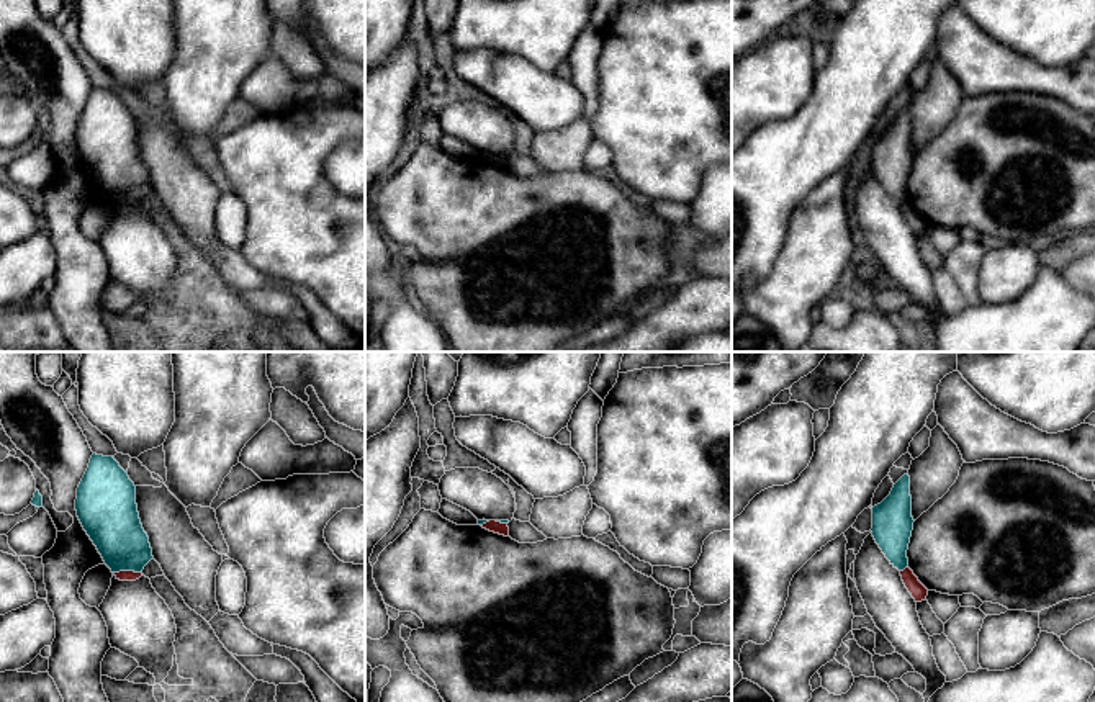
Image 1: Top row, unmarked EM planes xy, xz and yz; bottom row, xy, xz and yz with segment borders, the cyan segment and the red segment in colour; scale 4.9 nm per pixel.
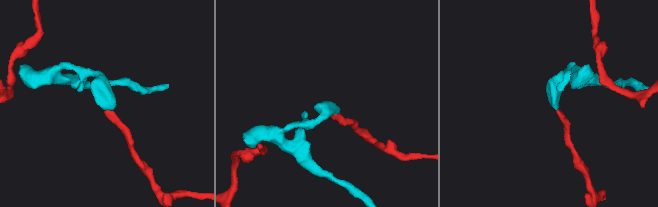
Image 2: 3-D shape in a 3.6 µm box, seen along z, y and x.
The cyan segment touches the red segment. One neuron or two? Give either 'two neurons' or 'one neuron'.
two neurons

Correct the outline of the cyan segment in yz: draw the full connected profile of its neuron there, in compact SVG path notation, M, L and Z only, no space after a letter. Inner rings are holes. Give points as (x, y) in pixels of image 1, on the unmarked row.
M903 108L890 128L872 142L872 170L894 201L908 201L907 183L913 164L910 110Z

